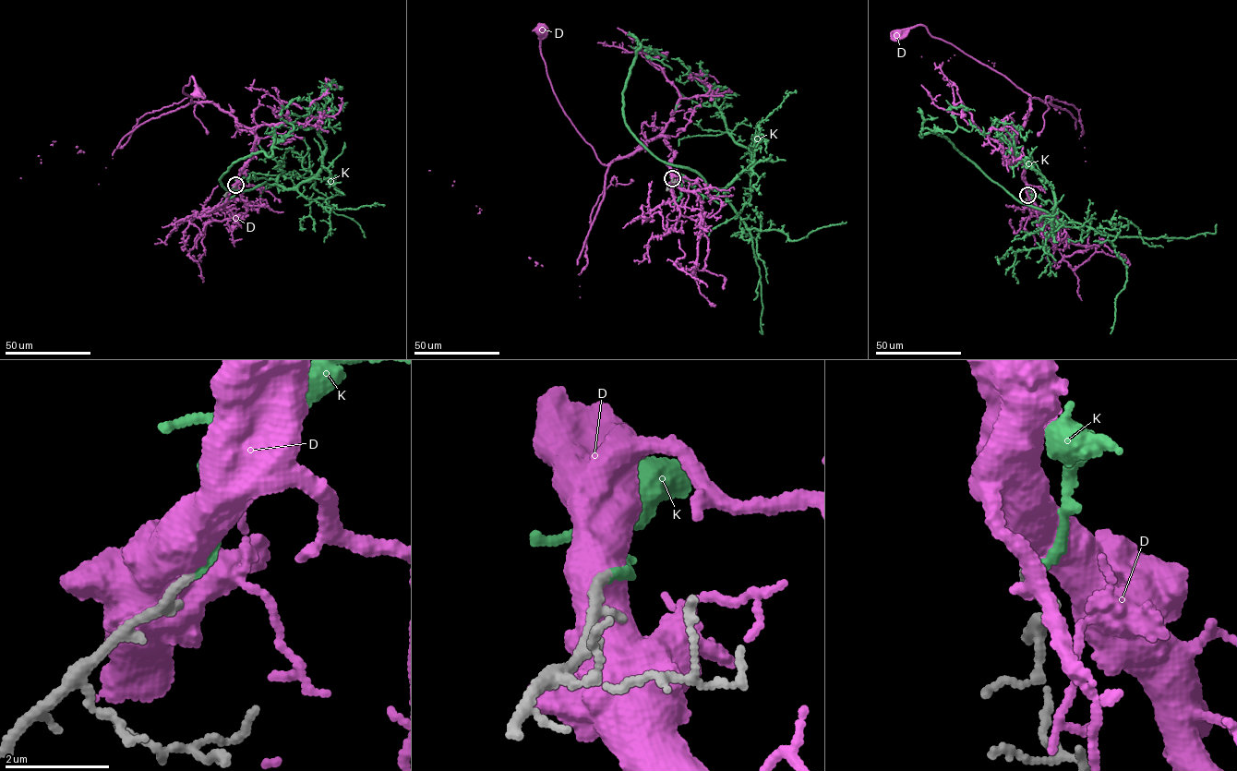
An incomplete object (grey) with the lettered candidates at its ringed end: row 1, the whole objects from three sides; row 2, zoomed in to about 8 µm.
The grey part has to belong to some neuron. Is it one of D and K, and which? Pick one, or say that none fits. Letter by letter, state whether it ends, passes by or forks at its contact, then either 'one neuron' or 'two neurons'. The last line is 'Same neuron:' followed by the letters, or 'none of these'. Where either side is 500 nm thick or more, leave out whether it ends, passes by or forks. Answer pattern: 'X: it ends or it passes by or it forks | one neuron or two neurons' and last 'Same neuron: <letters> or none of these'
D: two neurons
K: it ends | one neuron
Same neuron: K

